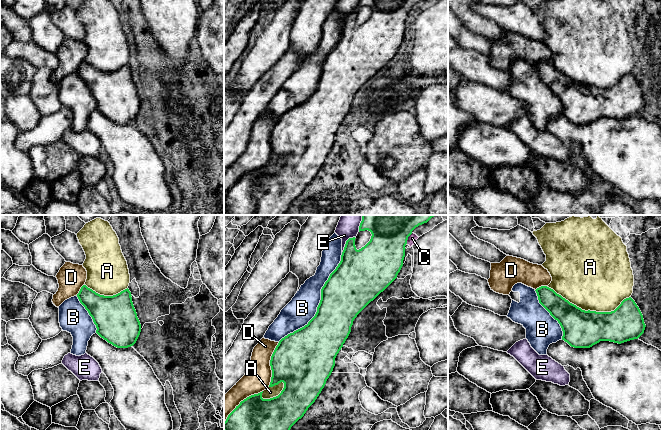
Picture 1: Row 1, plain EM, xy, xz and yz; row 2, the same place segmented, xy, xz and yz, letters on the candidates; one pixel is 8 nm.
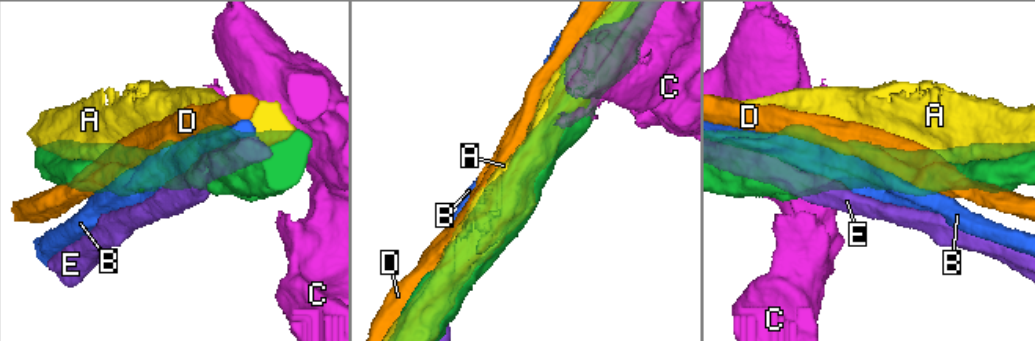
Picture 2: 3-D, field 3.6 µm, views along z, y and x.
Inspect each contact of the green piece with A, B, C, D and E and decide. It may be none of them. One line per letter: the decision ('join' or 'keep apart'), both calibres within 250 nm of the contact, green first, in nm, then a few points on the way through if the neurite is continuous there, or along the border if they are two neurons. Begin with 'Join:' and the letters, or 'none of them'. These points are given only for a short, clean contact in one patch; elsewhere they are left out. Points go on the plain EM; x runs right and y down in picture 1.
Join: none of them
A: keep apart; calibres 300 and 500 nm
B: keep apart; calibres 380 and 220 nm
C: keep apart; calibres 320 and 70 nm
D: keep apart; calibres 460 and 220 nm
E: keep apart; calibres 360 and 130 nm

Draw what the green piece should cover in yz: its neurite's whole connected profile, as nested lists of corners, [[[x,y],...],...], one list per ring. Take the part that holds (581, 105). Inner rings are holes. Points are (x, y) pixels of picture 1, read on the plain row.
[[[547,62],[536,66],[539,79],[560,100],[562,116],[574,124],[590,124],[600,117],[624,119],[638,115],[645,106],[643,91],[629,73],[611,88],[585,87]]]

